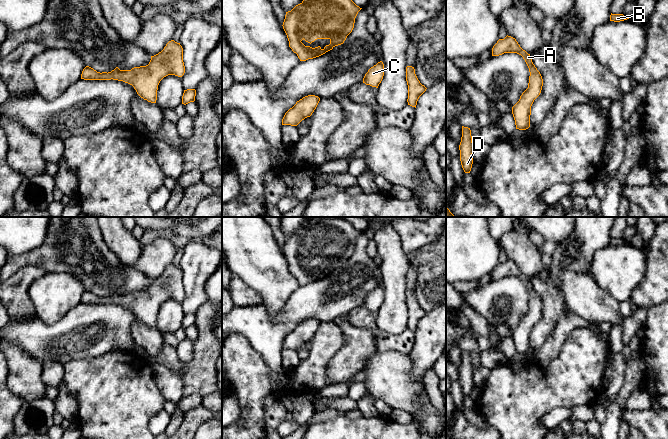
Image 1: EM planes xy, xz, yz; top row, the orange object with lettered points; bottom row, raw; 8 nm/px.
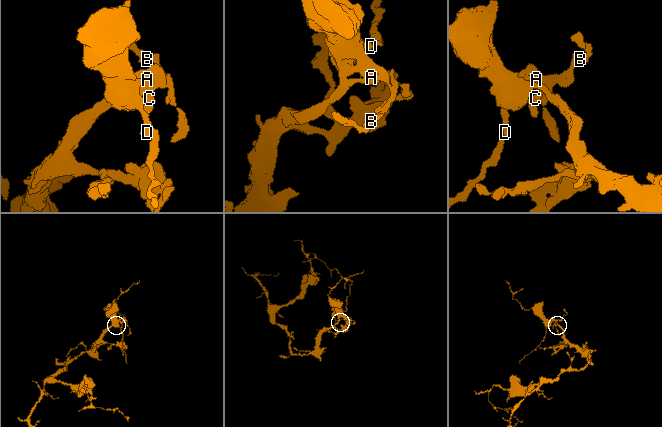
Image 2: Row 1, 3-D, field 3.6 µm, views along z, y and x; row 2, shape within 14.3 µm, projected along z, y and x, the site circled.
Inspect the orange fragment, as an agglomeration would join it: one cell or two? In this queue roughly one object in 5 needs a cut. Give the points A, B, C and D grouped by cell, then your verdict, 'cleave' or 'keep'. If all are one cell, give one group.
A B C D; keep

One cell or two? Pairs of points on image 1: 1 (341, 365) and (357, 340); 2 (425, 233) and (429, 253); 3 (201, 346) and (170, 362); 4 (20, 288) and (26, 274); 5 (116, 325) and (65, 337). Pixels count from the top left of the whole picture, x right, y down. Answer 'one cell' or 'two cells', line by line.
1: one cell
2: two cells
3: one cell
4: one cell
5: one cell

